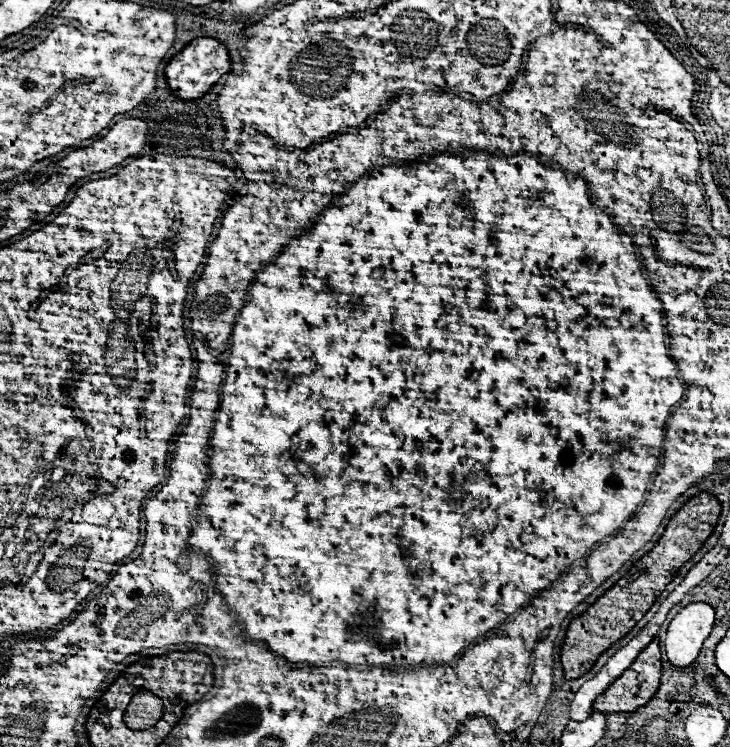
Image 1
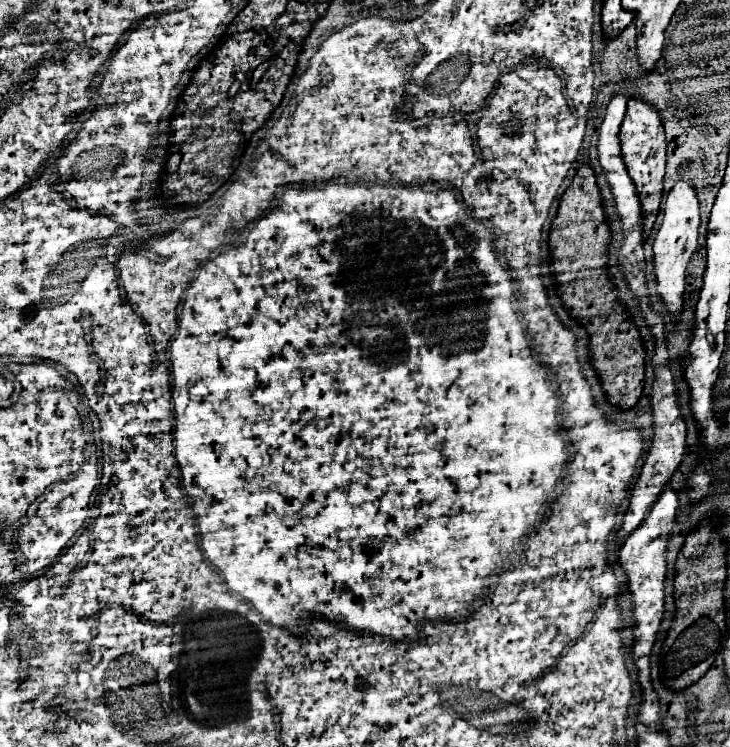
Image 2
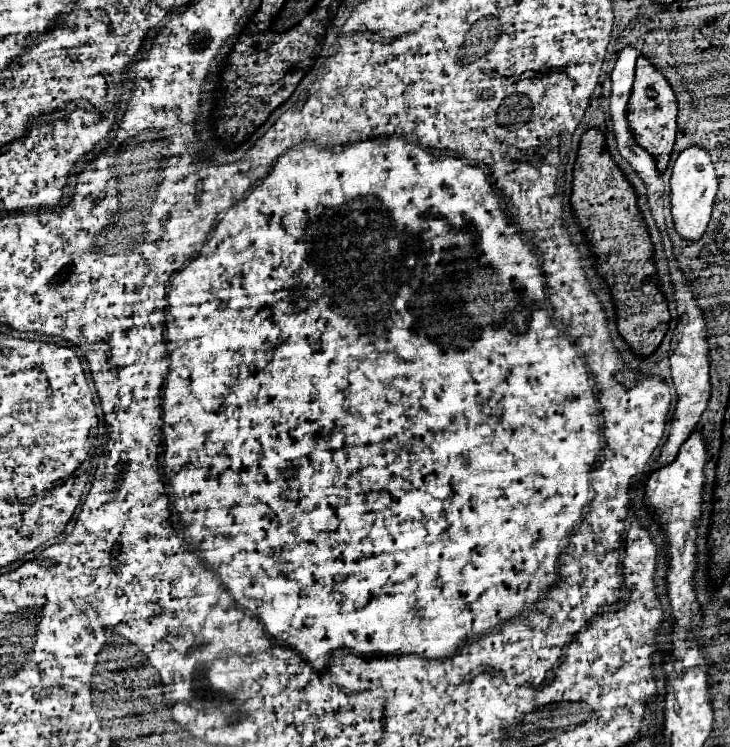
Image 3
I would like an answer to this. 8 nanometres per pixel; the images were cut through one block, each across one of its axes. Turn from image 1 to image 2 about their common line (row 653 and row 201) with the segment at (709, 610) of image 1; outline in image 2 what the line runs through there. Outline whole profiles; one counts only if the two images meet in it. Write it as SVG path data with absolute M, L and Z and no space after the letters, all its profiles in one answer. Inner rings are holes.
M678 180L672 190L666 196L666 210L664 210L664 222L658 230L658 236L654 240L654 272L658 280L658 296L662 296L668 312L674 316L672 322L678 320L678 314L682 312L682 294L684 294L684 272L688 268L688 262L692 254L698 248L698 230L700 230L700 202L696 196L694 186L688 180Z

